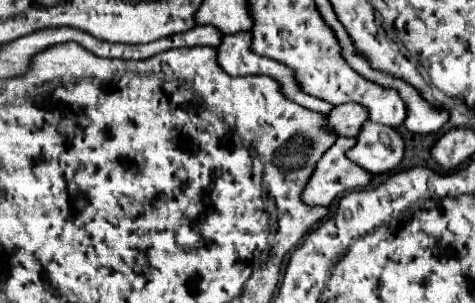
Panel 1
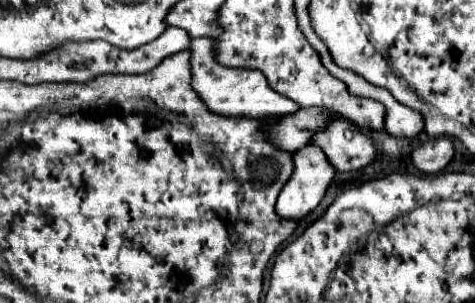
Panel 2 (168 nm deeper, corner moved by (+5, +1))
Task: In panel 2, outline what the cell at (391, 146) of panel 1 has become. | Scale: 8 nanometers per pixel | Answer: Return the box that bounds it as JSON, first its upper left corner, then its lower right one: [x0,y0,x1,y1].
[311,117,377,171]

